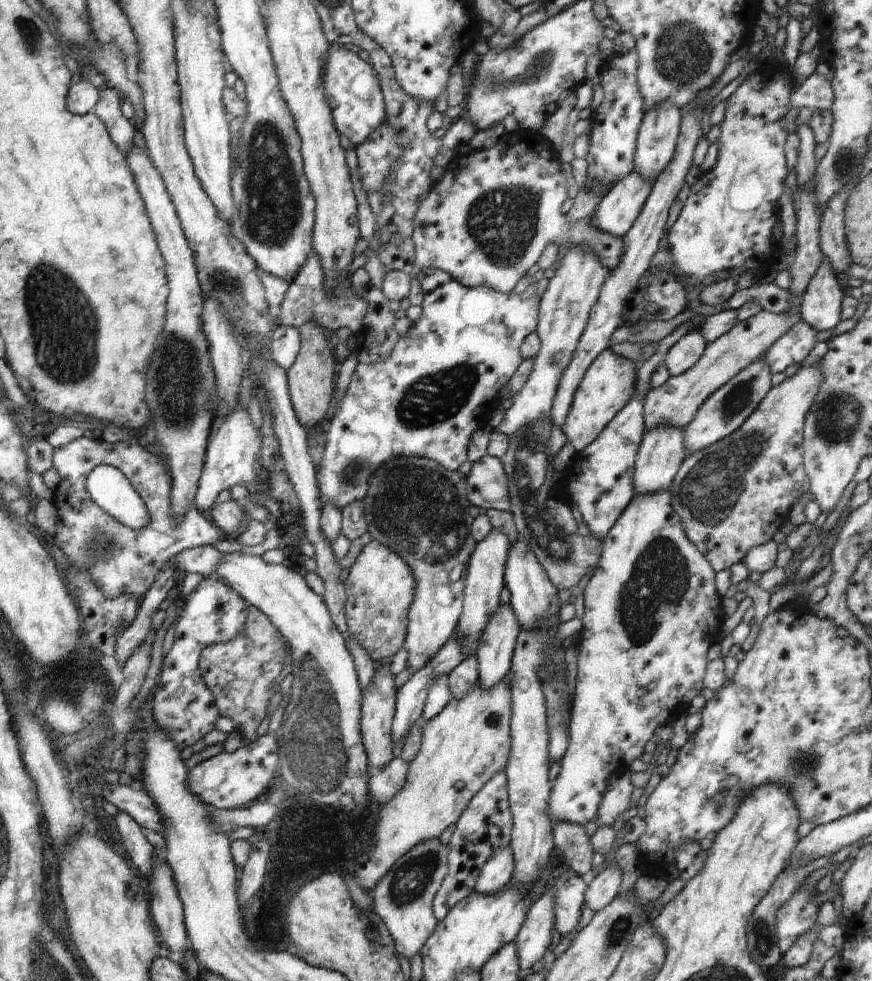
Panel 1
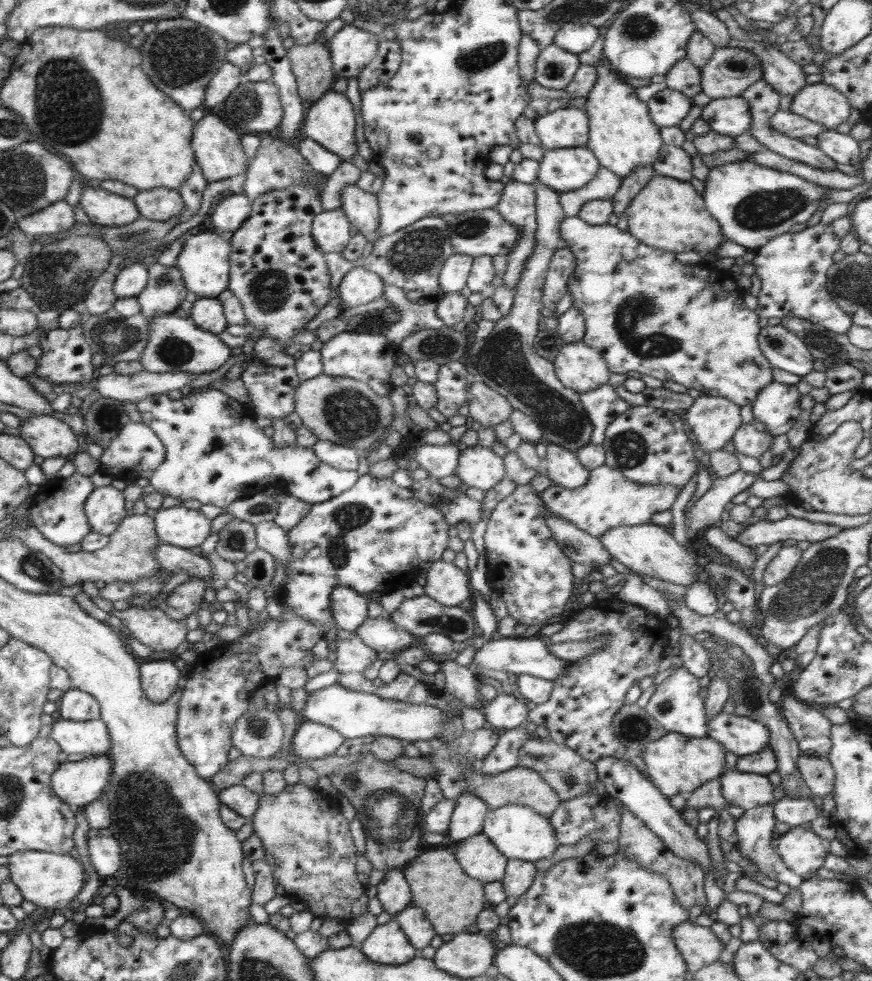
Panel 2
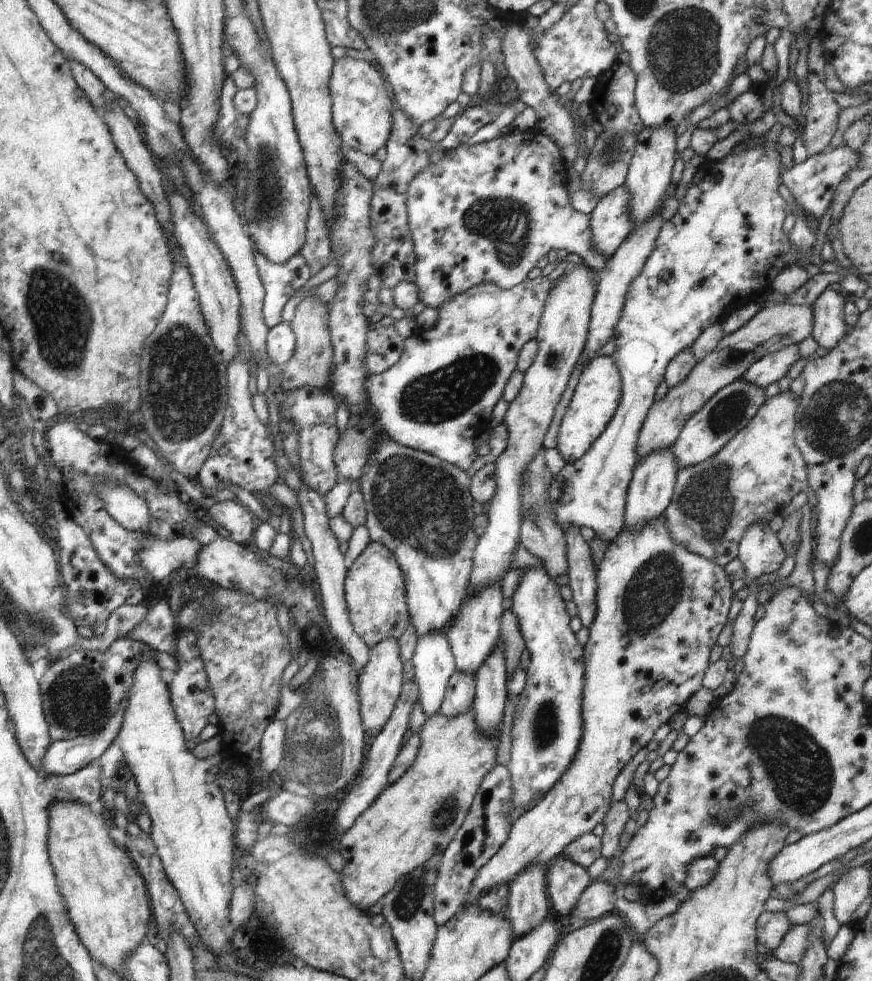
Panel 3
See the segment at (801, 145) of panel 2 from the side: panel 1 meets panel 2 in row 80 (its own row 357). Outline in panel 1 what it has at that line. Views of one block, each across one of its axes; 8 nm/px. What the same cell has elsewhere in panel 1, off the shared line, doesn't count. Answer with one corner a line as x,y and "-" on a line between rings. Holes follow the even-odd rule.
765,354
741,370
724,386
713,392
696,411
692,422
684,428
683,443
687,454
705,449
738,430
742,423
757,409
760,401
772,388
771,370
767,365

